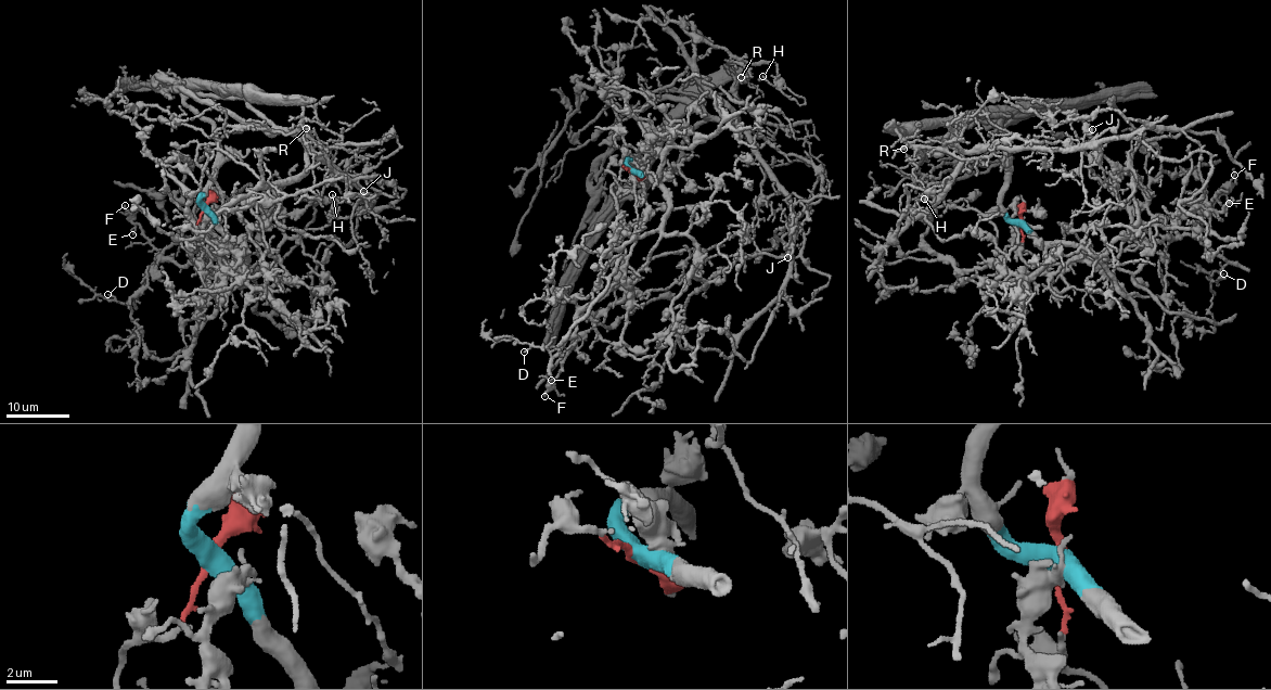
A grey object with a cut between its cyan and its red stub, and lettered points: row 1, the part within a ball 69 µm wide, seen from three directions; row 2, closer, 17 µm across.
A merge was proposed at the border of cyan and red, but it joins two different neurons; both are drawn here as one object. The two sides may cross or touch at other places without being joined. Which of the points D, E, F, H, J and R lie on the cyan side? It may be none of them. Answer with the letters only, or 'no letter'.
H, J, R

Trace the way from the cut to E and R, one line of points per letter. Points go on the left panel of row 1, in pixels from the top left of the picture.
E: (204, 207), (181, 235), (203, 269), (157, 262), (141, 226), (132, 234)
R: (204, 207), (201, 196), (212, 181), (216, 132), (184, 102), (180, 88), (204, 79), (302, 105), (306, 129)

